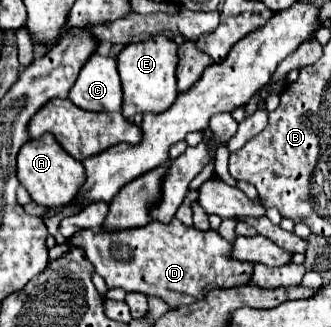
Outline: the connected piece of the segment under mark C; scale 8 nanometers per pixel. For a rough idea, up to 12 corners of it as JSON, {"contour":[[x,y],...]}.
{"contour":[[94,53],[70,89],[84,111],[120,111],[116,61]]}

